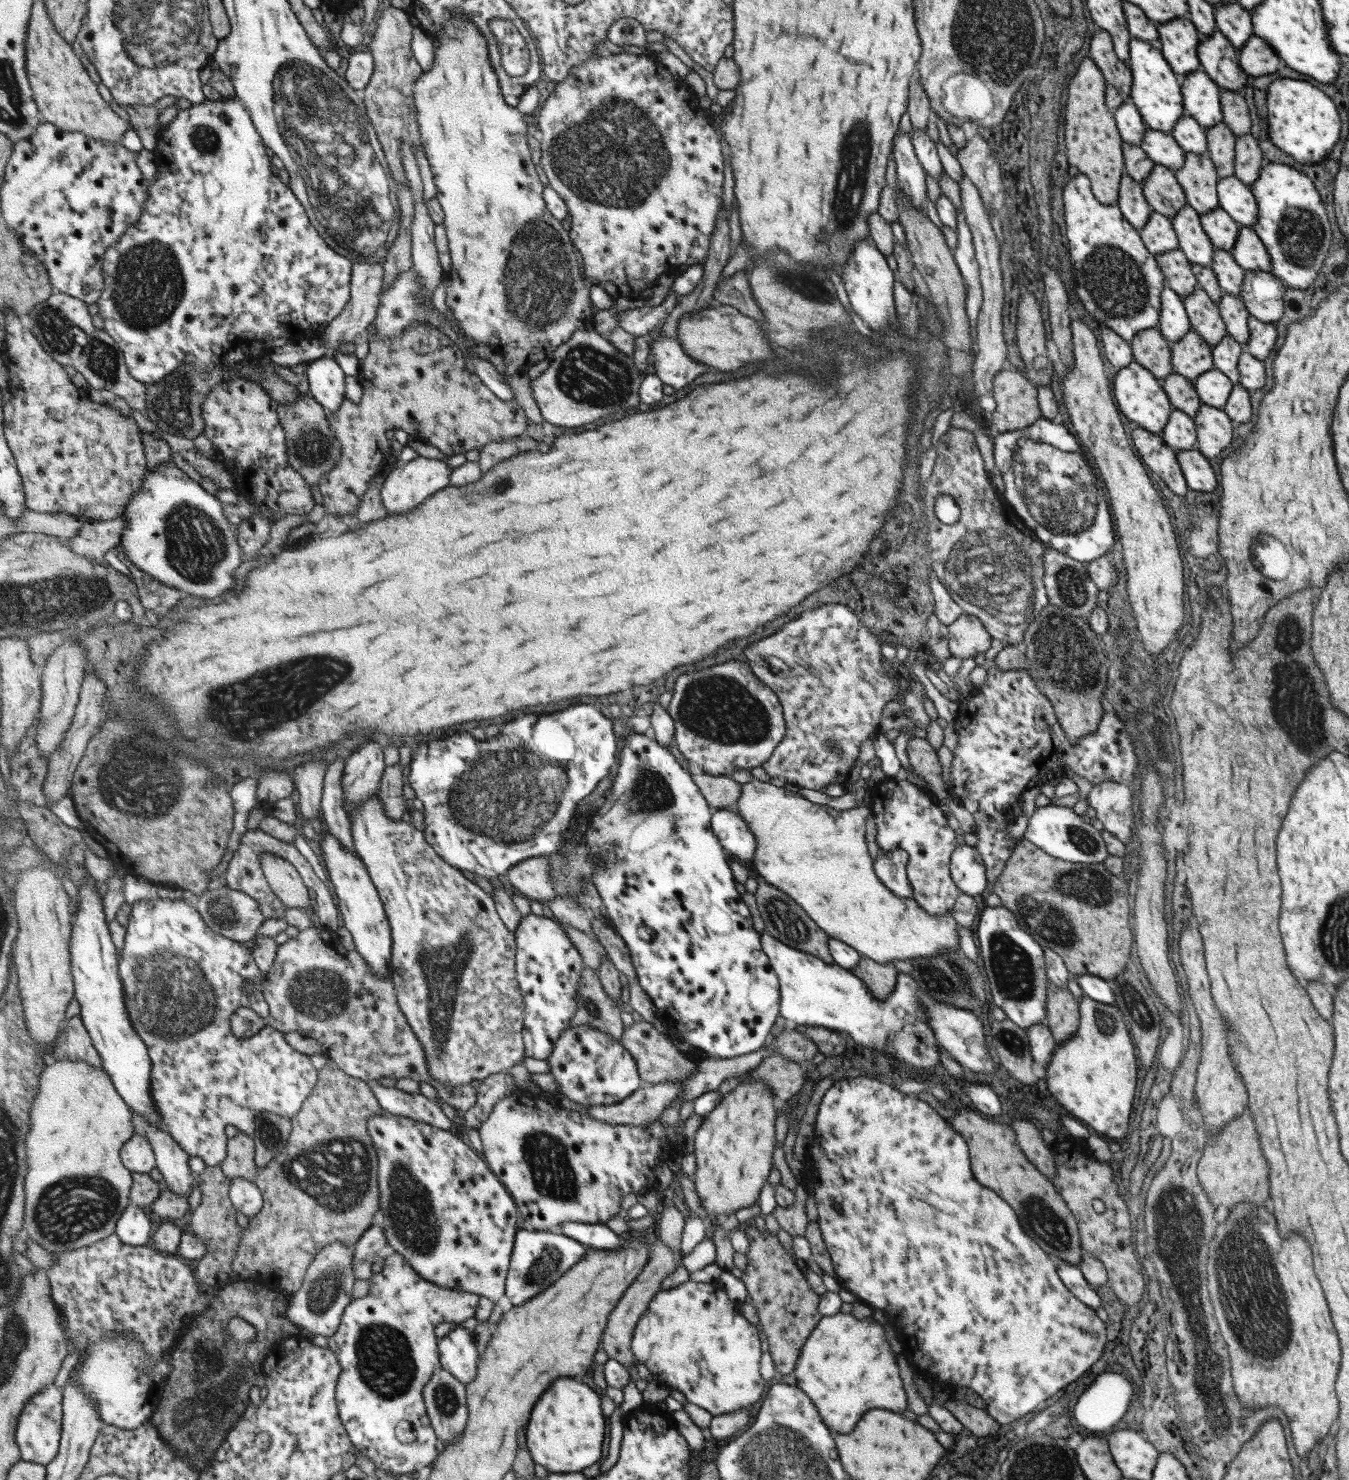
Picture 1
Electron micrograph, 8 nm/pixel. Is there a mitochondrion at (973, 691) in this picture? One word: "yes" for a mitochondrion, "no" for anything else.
no

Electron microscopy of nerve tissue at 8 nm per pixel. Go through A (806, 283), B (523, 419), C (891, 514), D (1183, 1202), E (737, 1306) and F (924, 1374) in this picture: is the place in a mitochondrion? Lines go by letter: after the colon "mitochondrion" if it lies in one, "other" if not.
A: mitochondrion
B: other
C: other
D: mitochondrion
E: other
F: other

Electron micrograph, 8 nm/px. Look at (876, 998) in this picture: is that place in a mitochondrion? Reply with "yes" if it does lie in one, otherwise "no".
no

